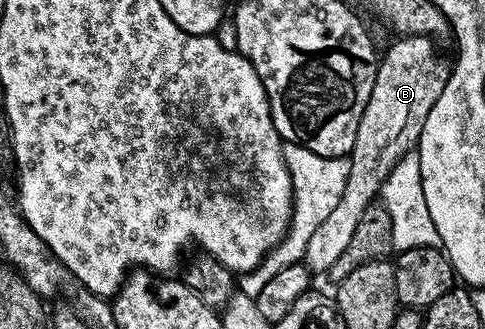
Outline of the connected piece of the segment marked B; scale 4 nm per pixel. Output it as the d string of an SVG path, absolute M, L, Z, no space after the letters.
M409 35L399 37L394 40L396 43L388 49L387 52L382 52L379 60L379 68L375 74L373 81L373 93L369 93L369 105L365 105L365 113L361 113L361 125L357 125L357 137L353 141L353 149L350 153L351 168L349 169L349 181L345 181L345 193L341 193L341 201L337 201L337 206L331 210L329 217L325 217L325 221L321 221L321 226L313 233L313 237L309 237L309 245L305 245L305 253L303 254L302 262L305 264L308 271L312 273L330 272L333 261L337 261L337 257L341 257L341 253L345 253L345 248L348 247L349 241L353 241L353 233L357 233L357 225L361 225L361 216L365 214L365 209L372 206L376 202L377 196L382 192L383 183L389 177L389 173L397 165L397 161L401 161L401 157L405 157L405 153L416 150L421 133L425 129L425 117L429 117L429 109L433 109L437 97L441 97L441 89L445 89L445 81L449 74L448 64L443 64L441 56L435 52L435 47L430 38L425 35Z

